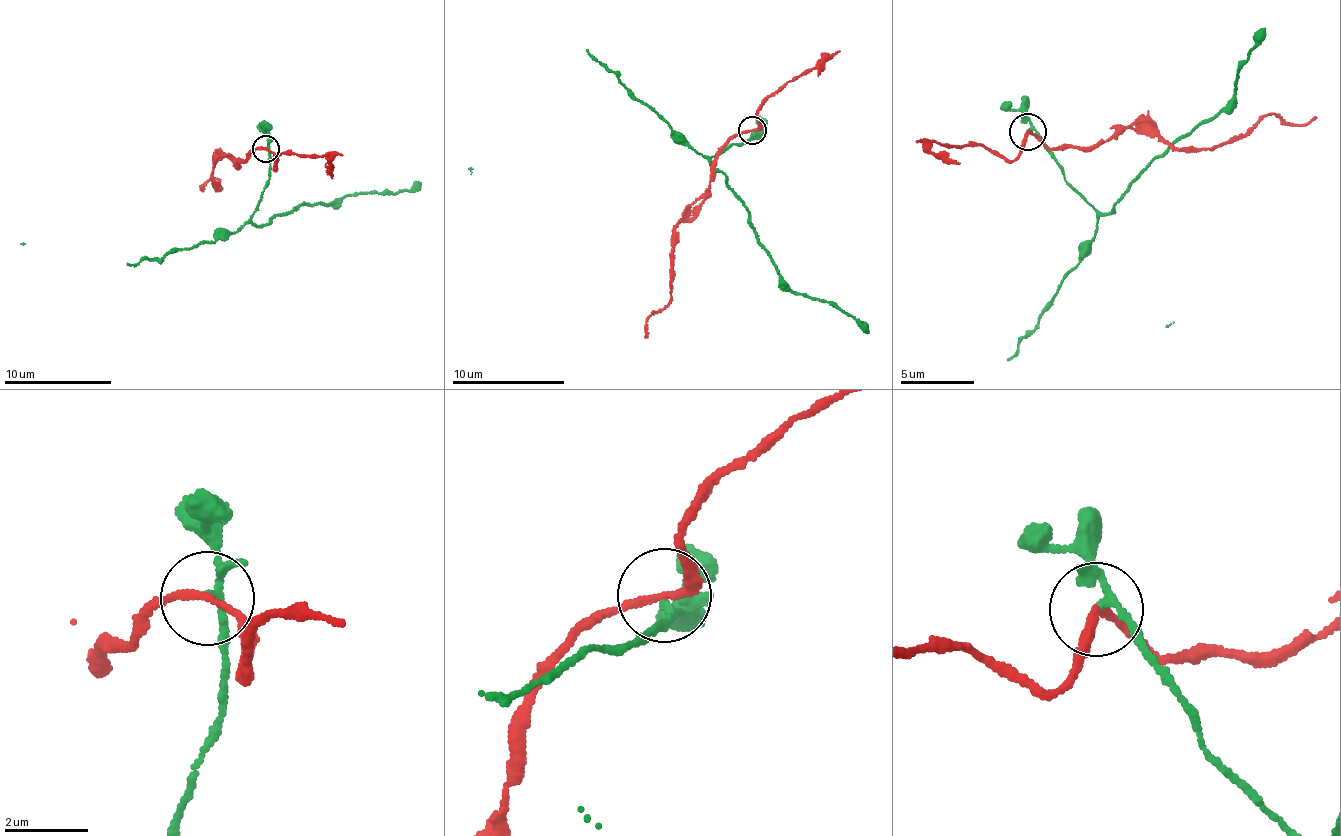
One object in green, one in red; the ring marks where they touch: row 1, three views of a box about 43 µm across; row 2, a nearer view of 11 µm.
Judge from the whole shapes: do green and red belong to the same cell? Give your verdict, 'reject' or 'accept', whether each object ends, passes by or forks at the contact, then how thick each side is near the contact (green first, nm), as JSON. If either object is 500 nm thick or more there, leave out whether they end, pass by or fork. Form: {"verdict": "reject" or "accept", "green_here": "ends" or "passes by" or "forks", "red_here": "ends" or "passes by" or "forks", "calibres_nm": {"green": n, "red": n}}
{"verdict": "reject", "green_here": "forks", "red_here": "passes by", "calibres_nm": {"green": 130, "red": 160}}

